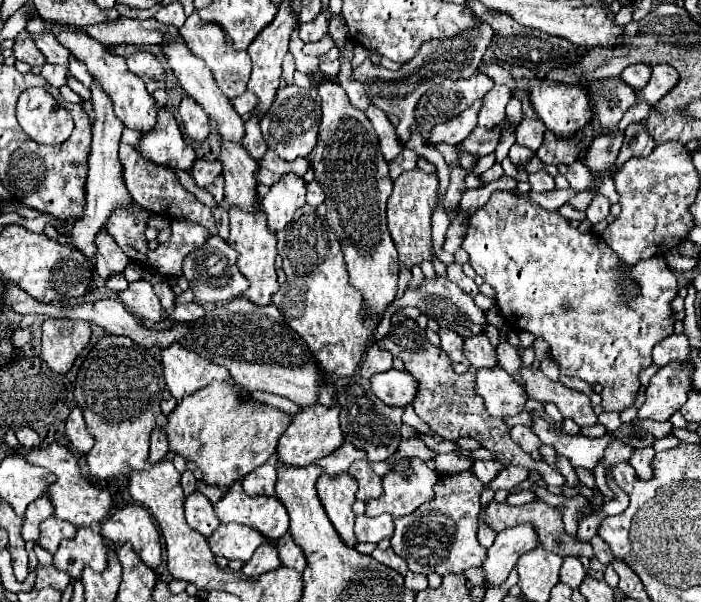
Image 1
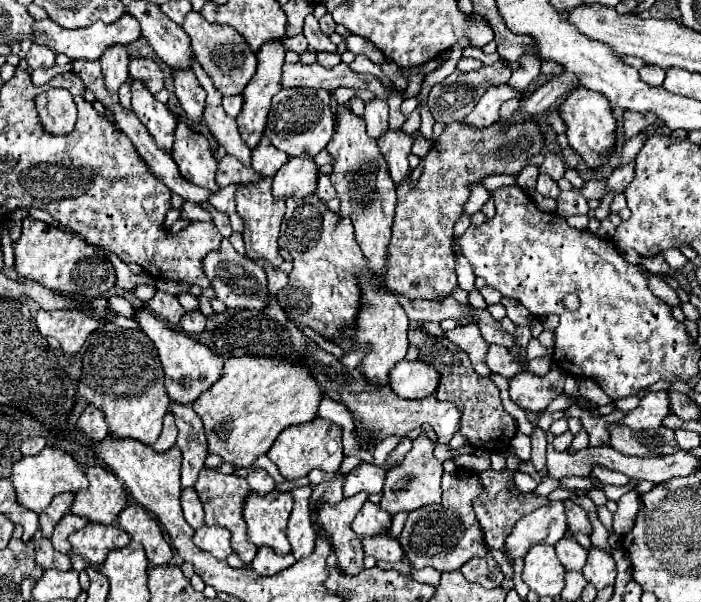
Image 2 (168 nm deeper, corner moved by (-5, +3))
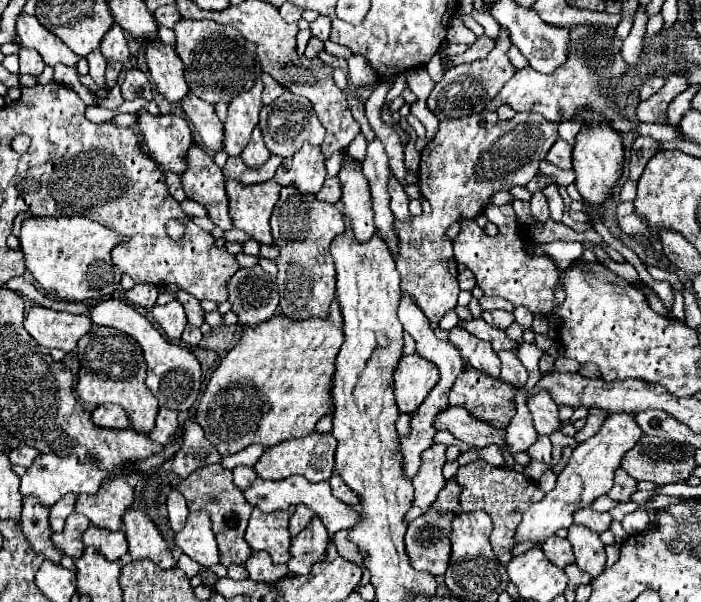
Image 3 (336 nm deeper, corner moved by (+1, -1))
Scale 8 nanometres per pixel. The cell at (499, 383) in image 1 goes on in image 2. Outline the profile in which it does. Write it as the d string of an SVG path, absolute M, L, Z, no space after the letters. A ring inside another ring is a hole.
M558 366L544 376L524 372L510 380L510 396L520 408L542 412L556 396L564 392L564 380L566 374Z

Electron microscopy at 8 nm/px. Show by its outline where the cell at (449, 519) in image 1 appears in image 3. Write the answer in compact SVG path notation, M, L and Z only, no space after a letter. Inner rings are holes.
M426 510L422 516L412 520L406 530L406 552L410 556L410 564L414 570L426 570L432 576L444 576L450 564L450 522L454 520L454 512L450 516L438 516L438 512Z

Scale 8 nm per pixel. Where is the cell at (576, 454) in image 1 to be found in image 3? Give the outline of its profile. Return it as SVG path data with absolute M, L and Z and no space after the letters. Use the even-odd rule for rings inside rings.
M618 468L618 472L614 474L614 486L608 492L608 496L618 502L628 502L634 492L636 492L636 480L630 478L622 468Z

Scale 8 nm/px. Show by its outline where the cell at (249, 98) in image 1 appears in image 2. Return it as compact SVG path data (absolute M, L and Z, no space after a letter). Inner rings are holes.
M228 96L228 98L222 100L222 108L224 108L224 112L226 112L228 116L232 116L232 118L236 118L236 116L240 114L242 104L244 104L242 96Z

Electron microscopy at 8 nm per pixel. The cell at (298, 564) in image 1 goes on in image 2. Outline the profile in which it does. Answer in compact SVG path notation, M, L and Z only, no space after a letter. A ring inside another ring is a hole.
M296 488L296 492L290 492L294 496L294 508L288 520L288 540L292 544L292 554L296 560L312 554L316 530L312 526L310 518L310 494L312 488Z

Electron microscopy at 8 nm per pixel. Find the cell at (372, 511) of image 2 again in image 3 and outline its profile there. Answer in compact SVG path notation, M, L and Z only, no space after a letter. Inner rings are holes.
M290 476L286 480L262 480L258 478L248 490L244 490L246 500L260 508L262 512L274 512L274 510L286 510L290 504L306 504L308 508L312 508L324 522L324 526L328 528L328 532L340 532L340 530L350 530L356 522L358 522L358 512L354 512L348 504L342 504L342 500L334 498L330 492L330 484L328 482L318 482L312 484L308 480L304 480L302 476Z

